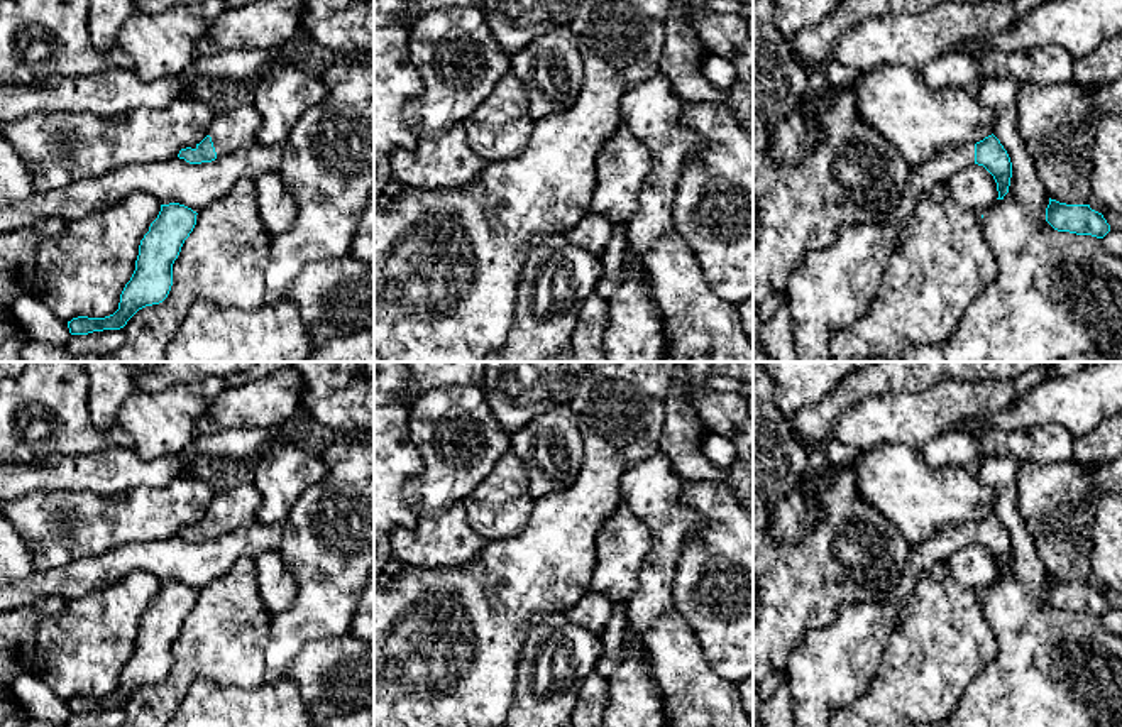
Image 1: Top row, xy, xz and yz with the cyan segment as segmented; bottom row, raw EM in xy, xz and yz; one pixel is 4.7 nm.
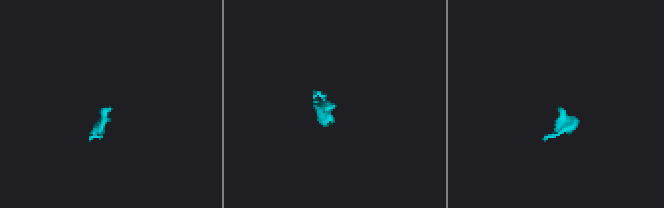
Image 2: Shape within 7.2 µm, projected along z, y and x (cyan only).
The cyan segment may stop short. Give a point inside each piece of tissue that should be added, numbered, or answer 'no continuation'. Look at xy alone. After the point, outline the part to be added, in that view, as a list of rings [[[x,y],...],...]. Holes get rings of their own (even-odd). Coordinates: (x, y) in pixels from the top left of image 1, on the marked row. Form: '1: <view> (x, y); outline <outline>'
1: xy (234, 129); outline [[[249,98],[215,115],[208,135],[212,137],[217,159],[230,152],[252,147],[261,115]]]

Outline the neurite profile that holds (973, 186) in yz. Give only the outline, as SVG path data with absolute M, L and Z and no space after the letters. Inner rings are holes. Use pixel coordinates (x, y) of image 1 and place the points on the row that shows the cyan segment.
M978 164L966 166L954 172L946 186L953 201L978 215L985 215L998 198L993 176Z

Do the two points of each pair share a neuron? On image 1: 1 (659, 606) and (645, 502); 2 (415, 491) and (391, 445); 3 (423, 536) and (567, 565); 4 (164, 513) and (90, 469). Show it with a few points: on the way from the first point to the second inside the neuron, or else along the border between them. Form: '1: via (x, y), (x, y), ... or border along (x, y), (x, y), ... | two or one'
1: via (659, 580), (662, 528) | one
2: border along (410, 438), (422, 469), (405, 499), (418, 516) | two
3: border along (488, 541), (462, 563), (444, 567) | two
4: border along (164, 486), (132, 487), (107, 496), (87, 492) | two

